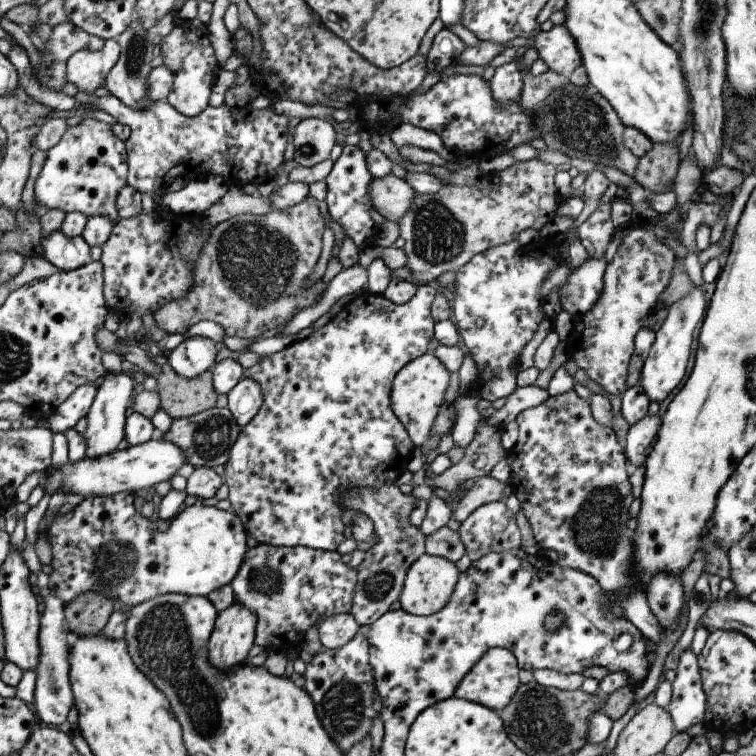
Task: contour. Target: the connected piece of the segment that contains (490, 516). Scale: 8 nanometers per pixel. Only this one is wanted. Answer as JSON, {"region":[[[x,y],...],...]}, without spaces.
{"region":[[[492,501],[471,512],[460,525],[459,535],[472,563],[491,552],[521,548],[515,514],[506,508],[504,501]]]}

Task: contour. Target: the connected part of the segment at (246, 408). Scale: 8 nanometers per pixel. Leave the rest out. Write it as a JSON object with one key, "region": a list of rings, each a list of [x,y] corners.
{"region":[[[239,382],[227,392],[227,397],[228,408],[240,428],[256,416],[263,403],[263,392],[254,382]]]}

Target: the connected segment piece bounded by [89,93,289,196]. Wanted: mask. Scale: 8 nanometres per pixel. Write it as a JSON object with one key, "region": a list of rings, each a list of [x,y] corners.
{"region":[[[108,93],[102,97],[92,97],[91,102],[94,109],[104,110],[118,119],[123,125],[130,126],[131,137],[123,145],[127,150],[128,174],[127,184],[141,194],[151,194],[154,196],[158,191],[167,190],[168,186],[176,178],[192,177],[192,167],[198,174],[196,178],[204,178],[210,175],[220,175],[226,183],[236,184],[241,187],[246,184],[260,185],[264,180],[273,174],[274,170],[283,163],[284,152],[286,152],[286,142],[288,142],[288,117],[276,114],[270,106],[266,109],[254,110],[251,104],[244,107],[229,107],[221,105],[212,107],[208,105],[198,116],[185,117],[180,114],[166,100],[156,101],[147,109],[134,110],[126,103],[123,103],[113,94]]]}

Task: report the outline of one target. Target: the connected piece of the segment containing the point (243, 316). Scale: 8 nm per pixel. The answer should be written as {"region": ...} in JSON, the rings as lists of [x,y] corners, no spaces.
{"region":[[[308,196],[289,209],[273,210],[265,215],[236,215],[214,226],[195,261],[193,287],[183,299],[165,304],[158,312],[153,313],[156,326],[165,330],[168,335],[184,334],[200,320],[213,320],[224,328],[228,336],[259,339],[264,332],[278,328],[280,324],[290,320],[314,295],[304,284],[314,272],[320,258],[322,233],[326,228],[317,203],[314,197]]]}

